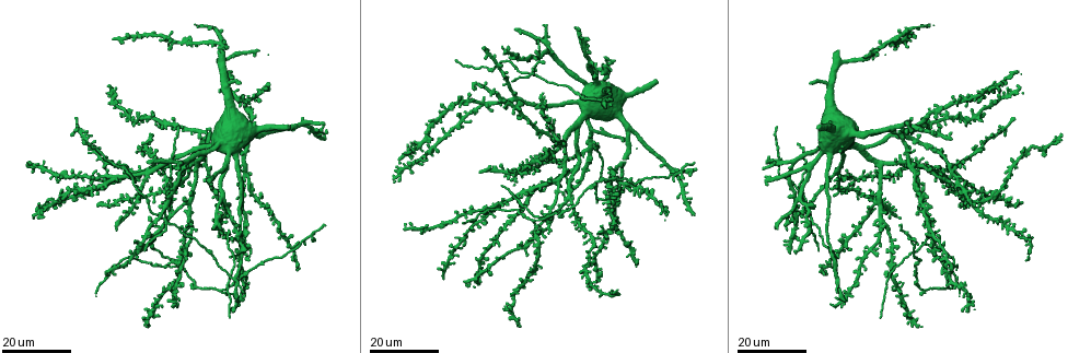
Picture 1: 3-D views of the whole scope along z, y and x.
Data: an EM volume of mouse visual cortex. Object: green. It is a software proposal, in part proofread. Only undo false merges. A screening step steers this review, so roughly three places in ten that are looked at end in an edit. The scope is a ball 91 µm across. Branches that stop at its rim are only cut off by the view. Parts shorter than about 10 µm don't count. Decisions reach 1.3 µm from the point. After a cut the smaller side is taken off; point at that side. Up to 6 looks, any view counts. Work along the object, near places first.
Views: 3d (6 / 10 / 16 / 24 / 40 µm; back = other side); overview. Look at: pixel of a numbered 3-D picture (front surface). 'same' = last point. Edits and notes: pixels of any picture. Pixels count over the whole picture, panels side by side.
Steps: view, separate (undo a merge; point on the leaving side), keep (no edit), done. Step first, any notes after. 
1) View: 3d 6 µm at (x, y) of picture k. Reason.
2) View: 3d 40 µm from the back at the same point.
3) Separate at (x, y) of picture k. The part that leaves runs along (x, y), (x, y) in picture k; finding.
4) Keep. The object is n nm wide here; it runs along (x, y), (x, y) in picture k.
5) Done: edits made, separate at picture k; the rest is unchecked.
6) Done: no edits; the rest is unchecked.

View: 3d 24 µm at (544, 218) of picture 1. Arms part here.

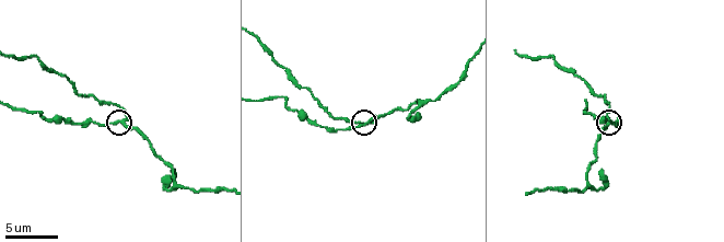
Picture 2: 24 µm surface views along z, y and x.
View: 3d 6 µm at (369, 123) of picture 2.

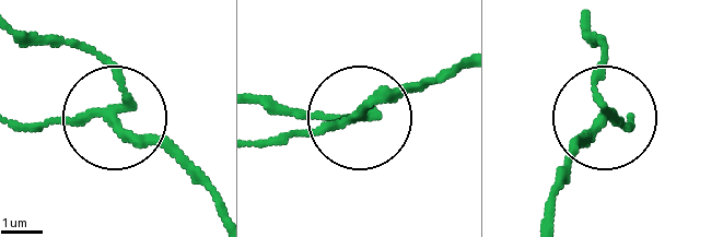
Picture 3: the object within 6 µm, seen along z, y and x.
Separate at (82, 47) of picture 3. The side arm is 20 µm long; 3 arms meet here; a second neuron is stuck on.

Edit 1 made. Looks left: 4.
View: overview. Redraw.

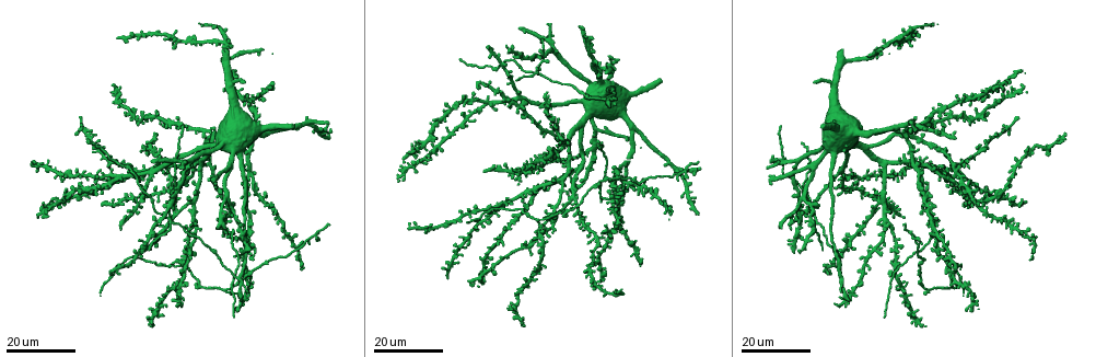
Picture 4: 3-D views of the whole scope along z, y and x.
View: 3d 16 µm at (936, 250) of picture 4.

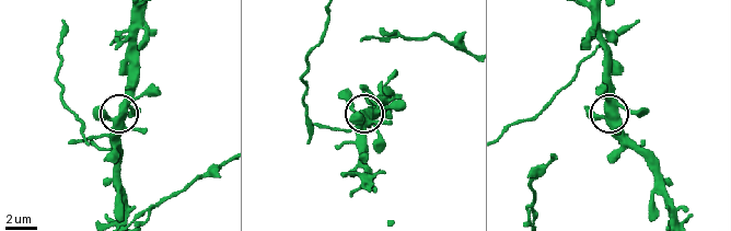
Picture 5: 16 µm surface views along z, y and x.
View: 3d 10 µm at (606, 118) of picture 5.

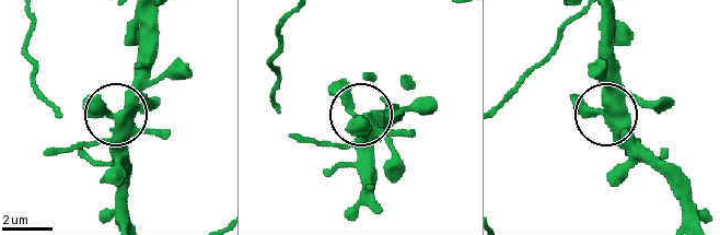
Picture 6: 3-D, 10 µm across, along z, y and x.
Keep. The object is 430 nm wide here; continuous, no second neuron.

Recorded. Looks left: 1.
Done: edits made, separate at picture 3; the rest is unchecked.

